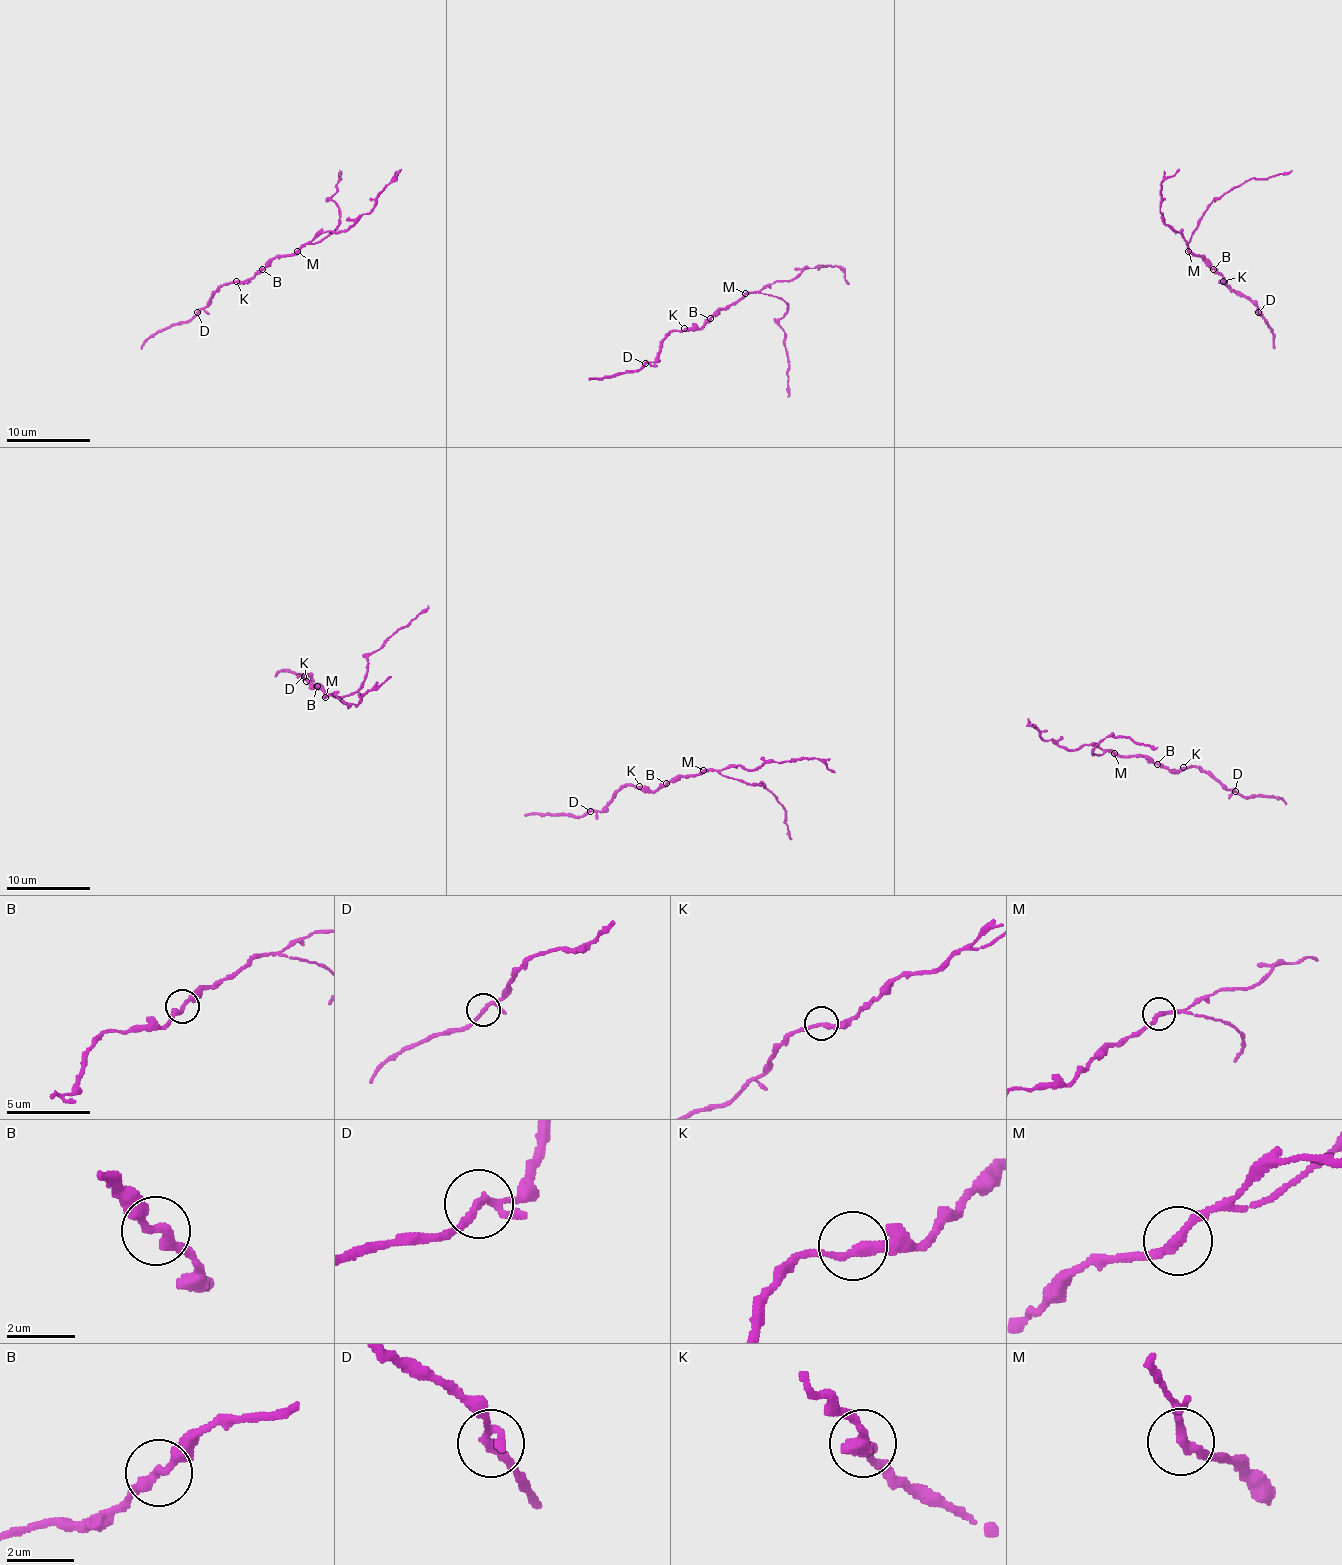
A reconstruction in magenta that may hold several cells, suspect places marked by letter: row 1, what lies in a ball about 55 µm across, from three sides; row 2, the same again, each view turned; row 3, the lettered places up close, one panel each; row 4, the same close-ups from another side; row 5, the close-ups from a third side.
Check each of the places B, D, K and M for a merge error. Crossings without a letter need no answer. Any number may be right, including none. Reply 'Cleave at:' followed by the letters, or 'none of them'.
Cleave at: M

